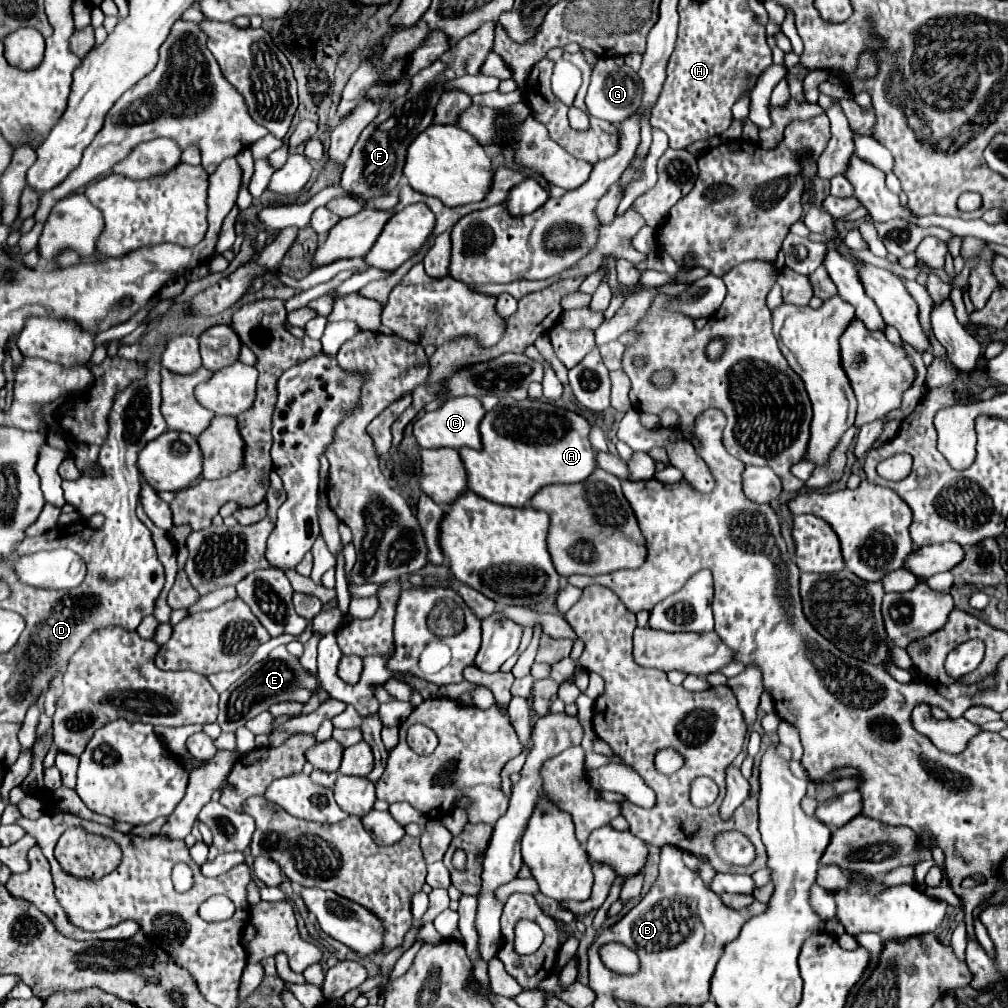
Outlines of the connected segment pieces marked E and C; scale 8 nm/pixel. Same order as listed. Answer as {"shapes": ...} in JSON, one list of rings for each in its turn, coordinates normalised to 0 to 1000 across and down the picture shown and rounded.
{"shapes":[[[[276,641],[274,645],[268,647],[264,655],[252,659],[240,673],[236,673],[224,687],[218,688],[218,708],[214,716],[218,718],[220,726],[232,726],[254,708],[266,704],[270,698],[288,694],[302,698],[304,694],[308,694],[313,681],[315,673],[298,659],[298,653],[288,649],[282,641]]],[[[454,393],[442,397],[435,407],[431,409],[421,409],[413,419],[411,419],[411,435],[417,444],[472,444],[476,446],[476,429],[474,421],[482,407],[478,405],[476,397],[470,393]]]]}

